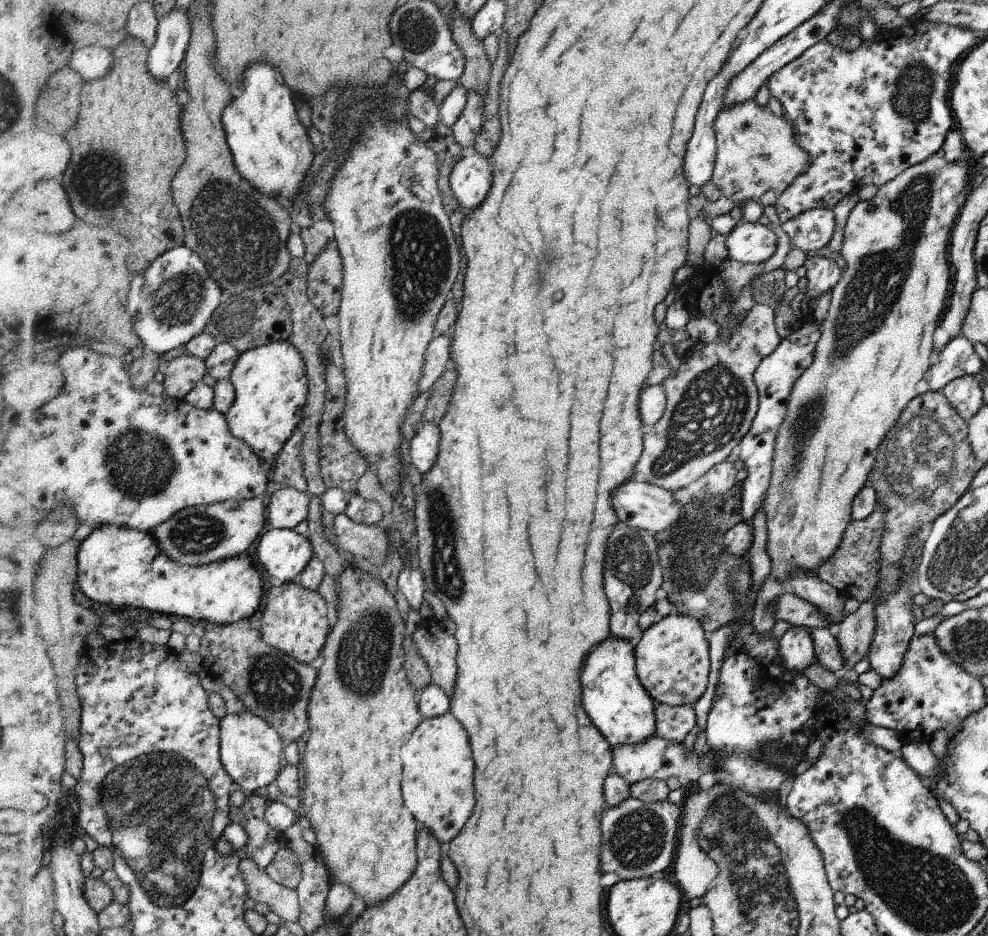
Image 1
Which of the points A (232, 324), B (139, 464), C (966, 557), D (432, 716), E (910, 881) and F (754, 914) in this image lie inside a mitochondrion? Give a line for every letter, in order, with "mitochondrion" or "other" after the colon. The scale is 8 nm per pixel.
A: mitochondrion
B: mitochondrion
C: mitochondrion
D: other
E: mitochondrion
F: mitochondrion

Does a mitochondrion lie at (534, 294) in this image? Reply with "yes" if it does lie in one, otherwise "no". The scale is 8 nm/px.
yes

